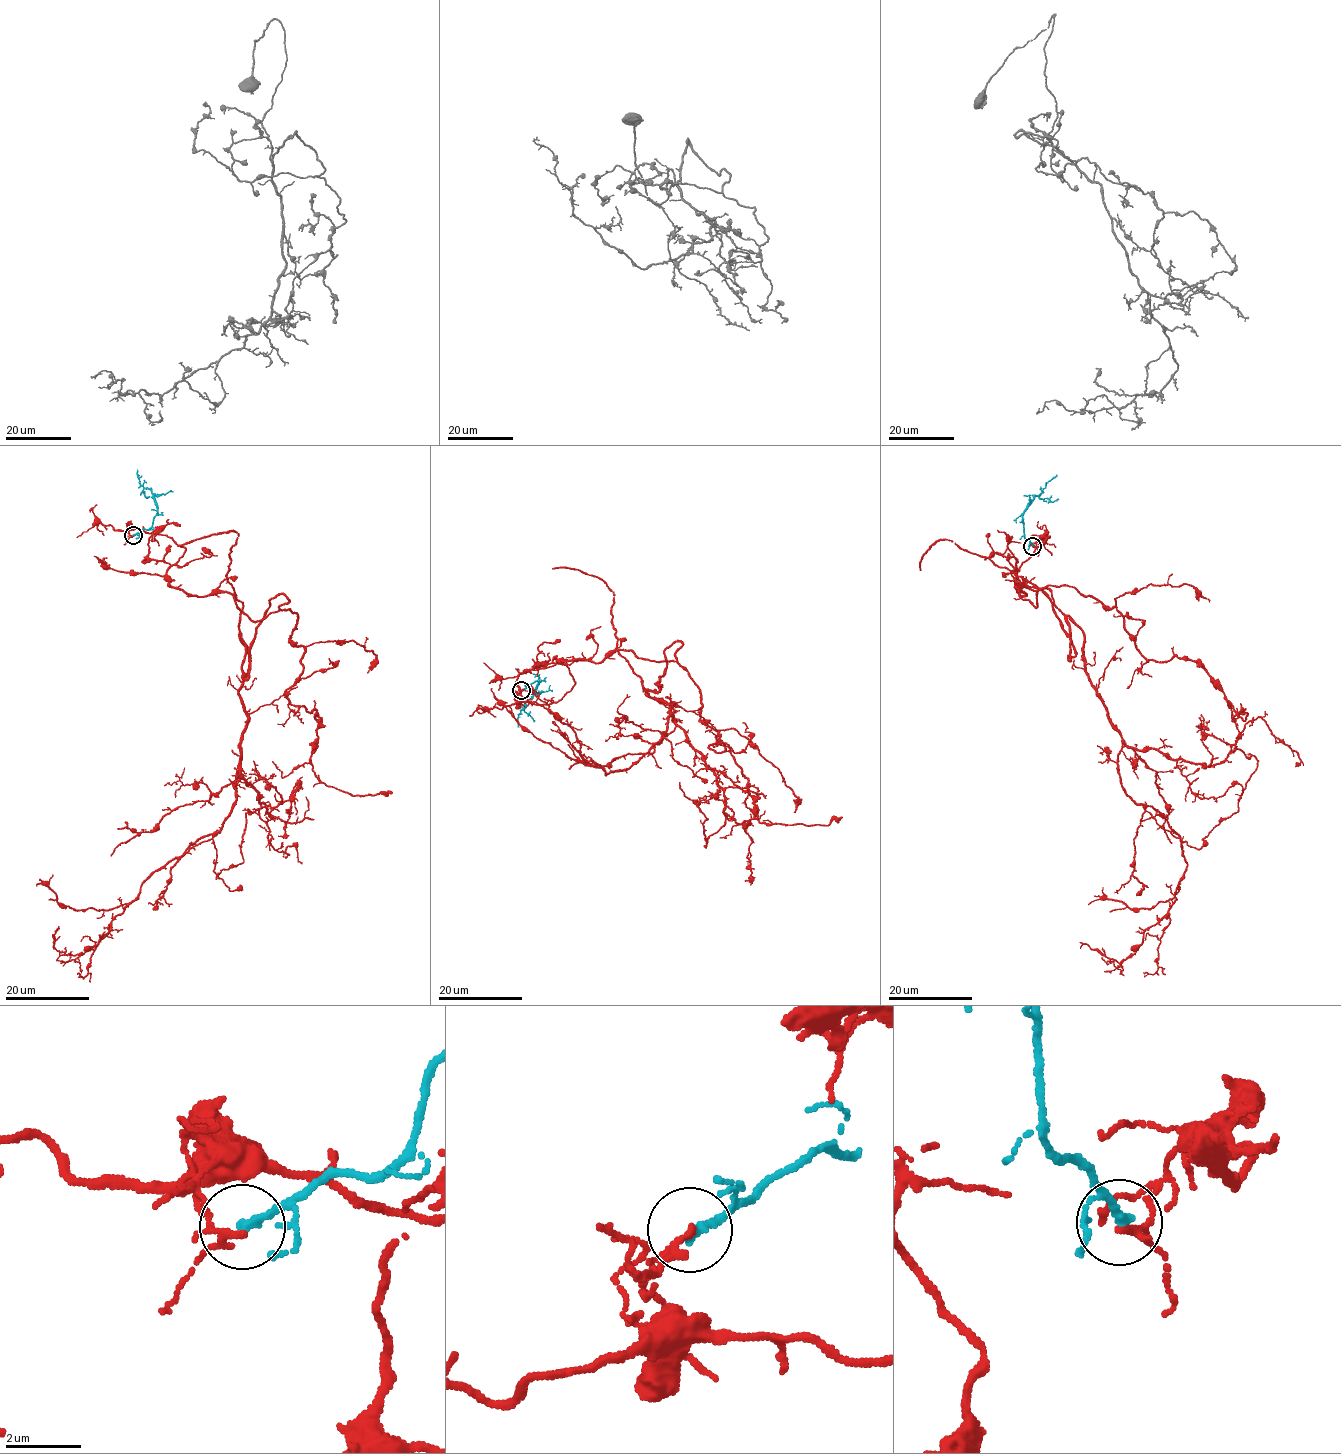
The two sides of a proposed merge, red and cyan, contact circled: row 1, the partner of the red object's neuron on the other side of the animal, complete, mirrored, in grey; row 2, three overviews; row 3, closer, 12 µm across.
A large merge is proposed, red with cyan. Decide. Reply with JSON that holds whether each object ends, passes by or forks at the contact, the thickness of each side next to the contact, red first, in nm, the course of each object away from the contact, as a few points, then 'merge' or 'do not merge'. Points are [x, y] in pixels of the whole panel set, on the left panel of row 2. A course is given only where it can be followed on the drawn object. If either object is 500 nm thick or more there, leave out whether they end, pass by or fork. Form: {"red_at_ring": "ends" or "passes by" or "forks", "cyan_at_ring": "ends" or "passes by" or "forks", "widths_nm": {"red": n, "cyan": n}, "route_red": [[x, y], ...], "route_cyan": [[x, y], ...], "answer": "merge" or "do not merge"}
{"red_at_ring": "passes by", "cyan_at_ring": "ends", "widths_nm": {"red": 130, "cyan": 240}, "route_red": [[133, 536], [185, 549], [171, 586], [226, 578], [242, 604], [236, 801], [96, 945], [60, 955], [55, 931]], "route_cyan": [[133, 535], [150, 527], [157, 513], [152, 491], [140, 484], [137, 469]], "answer": "merge"}

